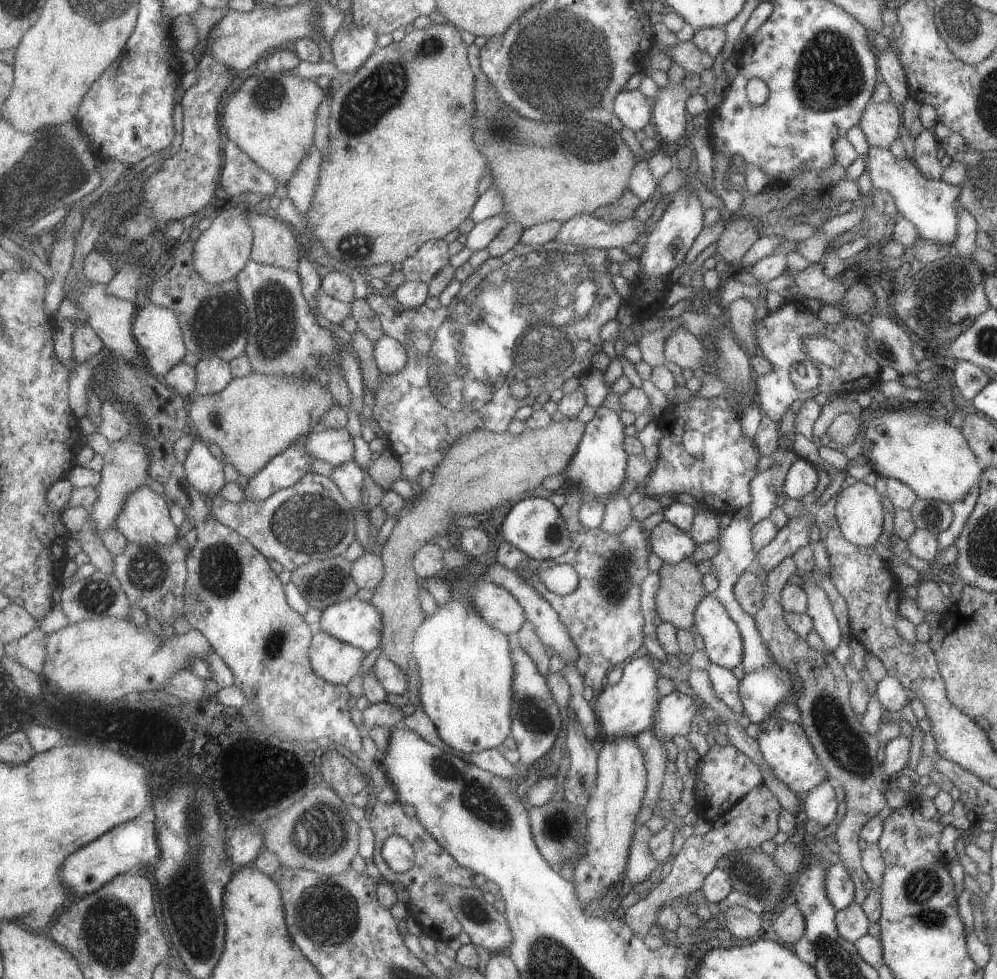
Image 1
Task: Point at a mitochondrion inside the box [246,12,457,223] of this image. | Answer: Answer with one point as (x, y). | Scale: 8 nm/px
(360, 110)

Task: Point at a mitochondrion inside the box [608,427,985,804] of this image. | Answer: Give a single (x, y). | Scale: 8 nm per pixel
(839, 744)

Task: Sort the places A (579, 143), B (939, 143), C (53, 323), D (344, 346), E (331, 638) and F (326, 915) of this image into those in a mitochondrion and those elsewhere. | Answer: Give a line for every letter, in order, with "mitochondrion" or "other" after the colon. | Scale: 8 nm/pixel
A: mitochondrion
B: other
C: other
D: other
E: other
F: mitochondrion

